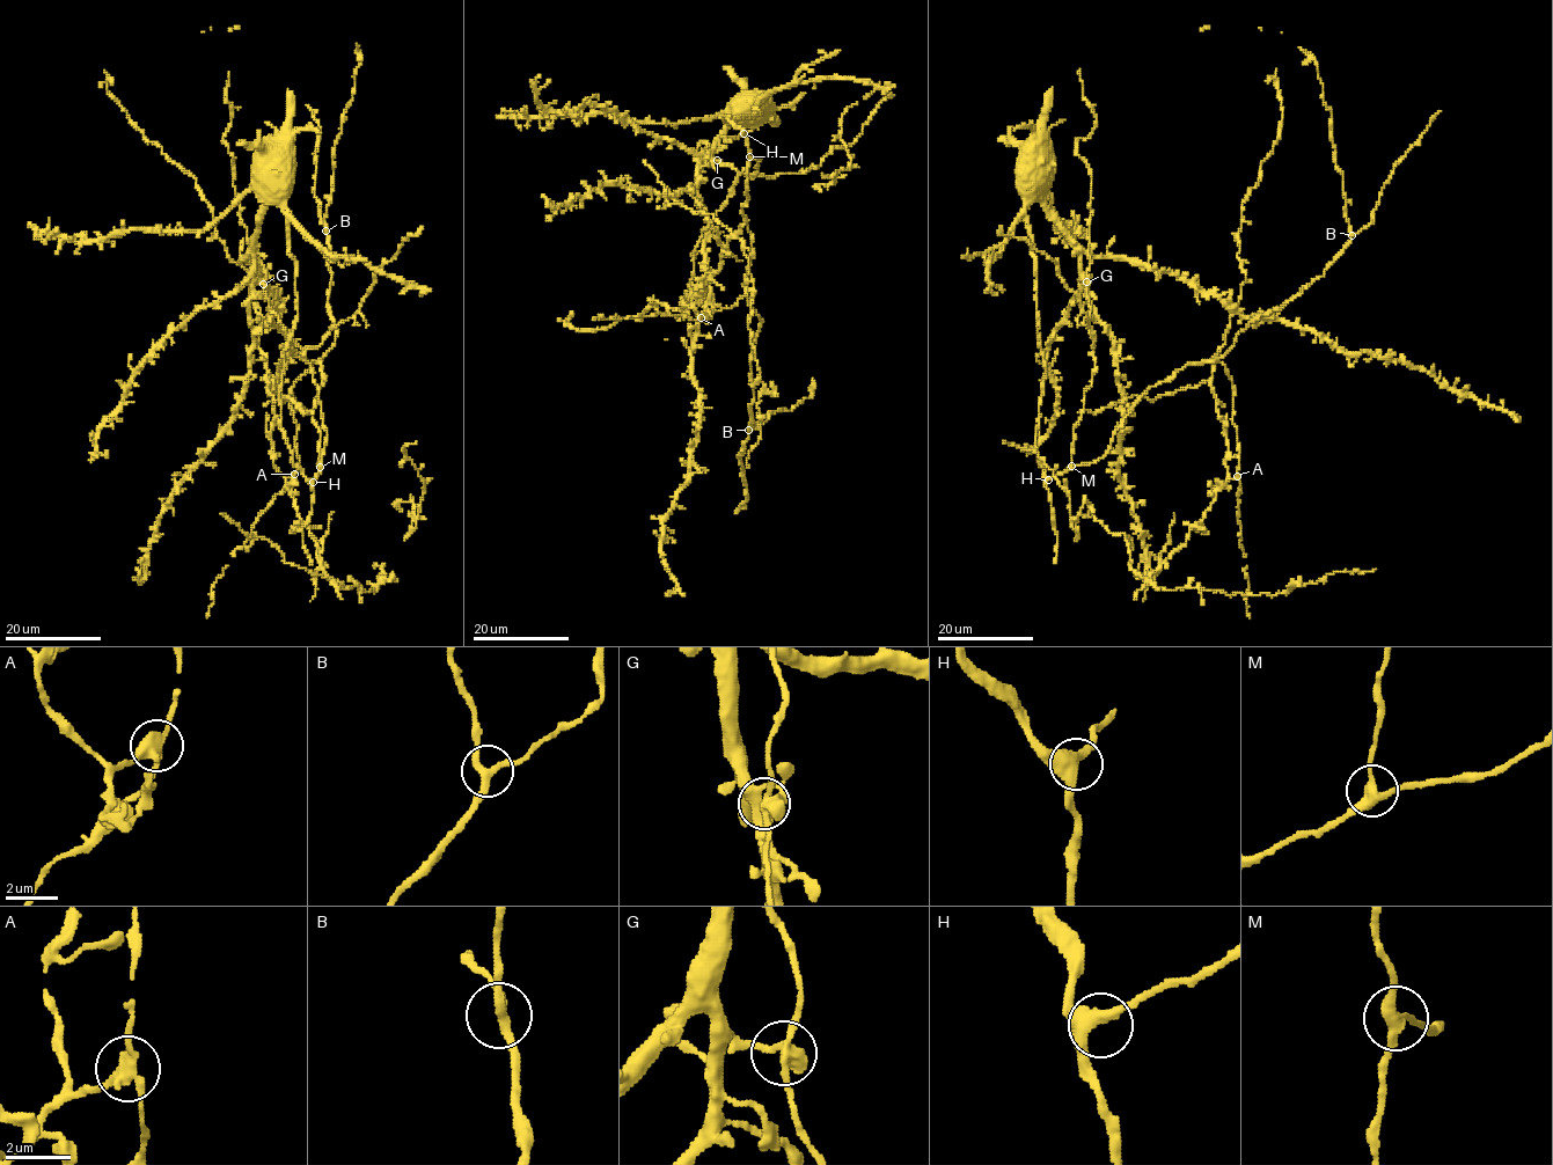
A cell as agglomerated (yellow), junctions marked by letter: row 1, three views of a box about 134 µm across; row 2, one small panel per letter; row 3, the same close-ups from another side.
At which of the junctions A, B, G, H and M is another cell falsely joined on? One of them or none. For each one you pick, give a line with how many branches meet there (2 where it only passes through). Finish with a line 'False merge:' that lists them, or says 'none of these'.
A: 3 branches meet
False merge: A

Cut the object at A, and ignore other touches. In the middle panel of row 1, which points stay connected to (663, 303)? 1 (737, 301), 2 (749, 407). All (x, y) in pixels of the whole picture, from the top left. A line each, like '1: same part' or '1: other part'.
1: other part
2: other part

